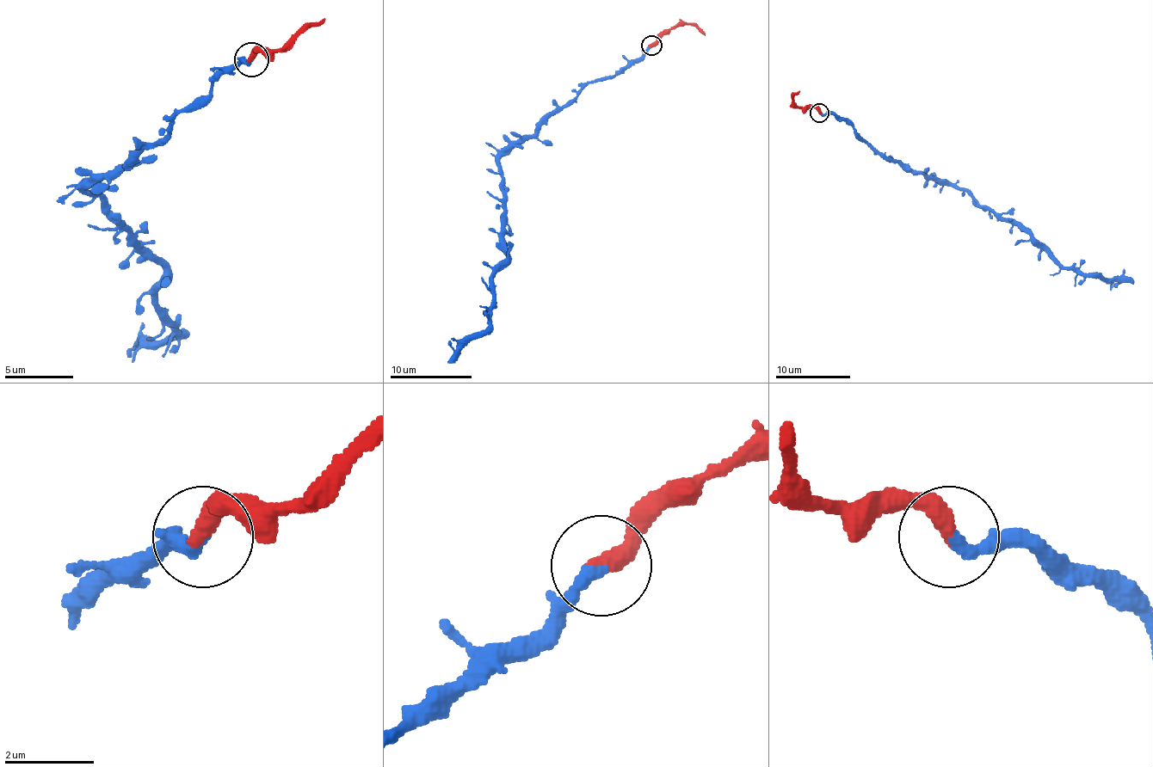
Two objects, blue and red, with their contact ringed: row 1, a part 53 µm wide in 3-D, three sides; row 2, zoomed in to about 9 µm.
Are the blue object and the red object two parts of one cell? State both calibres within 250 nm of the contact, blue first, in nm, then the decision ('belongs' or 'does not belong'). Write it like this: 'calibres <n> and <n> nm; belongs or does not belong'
calibres 280 and 420 nm; belongs

